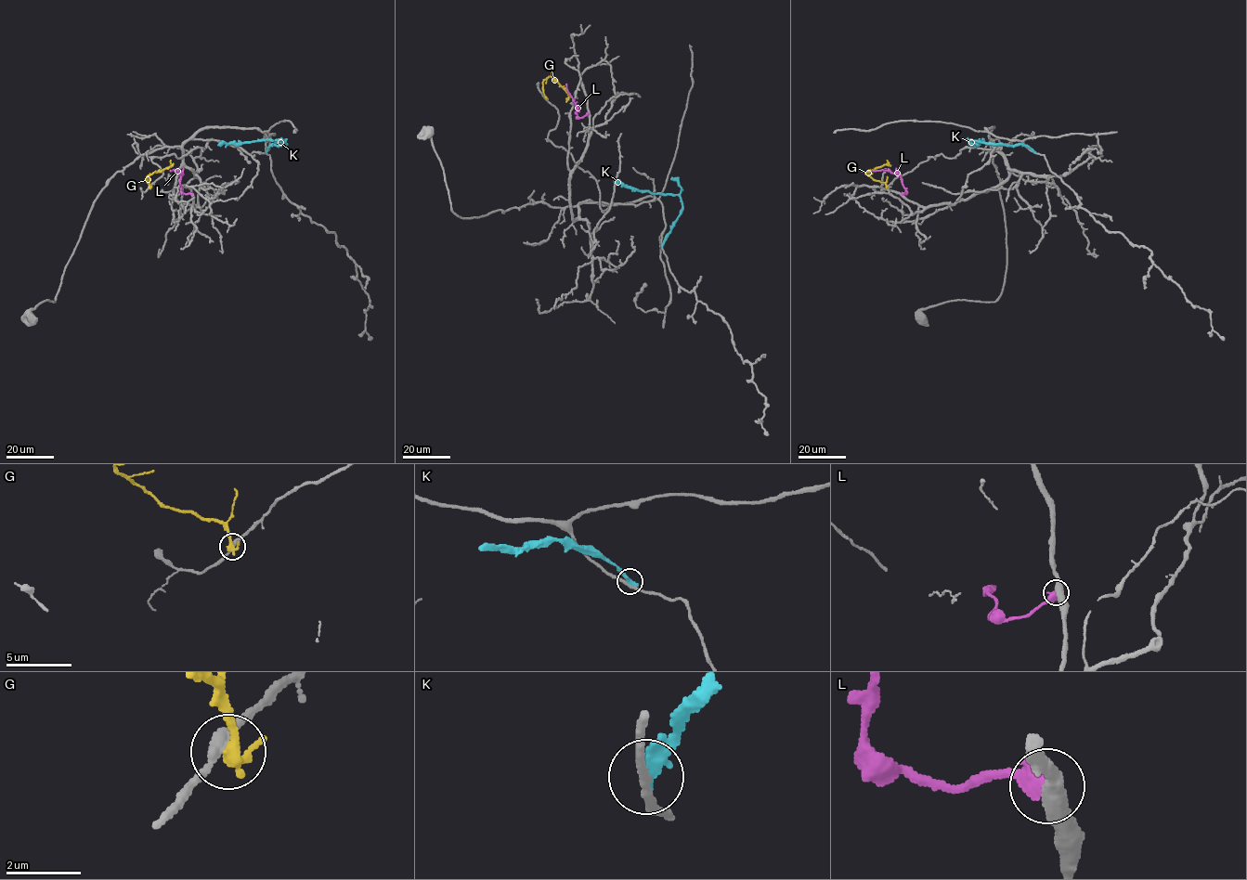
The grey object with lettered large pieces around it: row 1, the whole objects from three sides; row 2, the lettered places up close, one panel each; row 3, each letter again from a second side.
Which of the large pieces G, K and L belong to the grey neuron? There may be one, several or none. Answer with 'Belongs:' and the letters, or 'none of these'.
Belongs: none of these

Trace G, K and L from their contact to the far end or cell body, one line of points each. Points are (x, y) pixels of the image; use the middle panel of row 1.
G: (545, 97), (542, 82), (550, 76), (567, 94), (566, 98)
K: (661, 245), (680, 213), (681, 197), (639, 190), (614, 182)
L: (588, 112), (577, 117), (577, 108), (565, 84)

